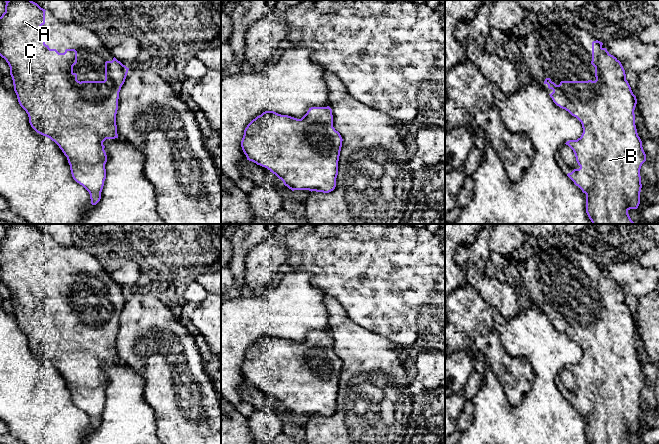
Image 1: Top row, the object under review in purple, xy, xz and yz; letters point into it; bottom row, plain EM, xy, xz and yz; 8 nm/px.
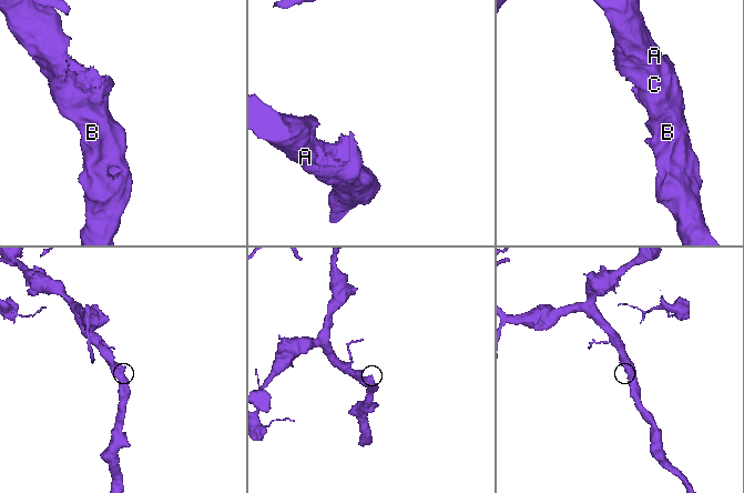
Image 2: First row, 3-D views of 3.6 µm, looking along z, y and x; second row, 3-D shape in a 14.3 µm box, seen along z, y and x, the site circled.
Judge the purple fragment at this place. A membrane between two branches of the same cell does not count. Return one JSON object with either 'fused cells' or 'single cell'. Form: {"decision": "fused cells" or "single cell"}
{"decision": "single cell"}

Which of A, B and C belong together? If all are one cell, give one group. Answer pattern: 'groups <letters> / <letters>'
groups A B C

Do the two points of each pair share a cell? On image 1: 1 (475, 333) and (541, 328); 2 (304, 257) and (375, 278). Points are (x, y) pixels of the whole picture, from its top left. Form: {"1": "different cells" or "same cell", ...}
{"1": "different cells", "2": "same cell"}

